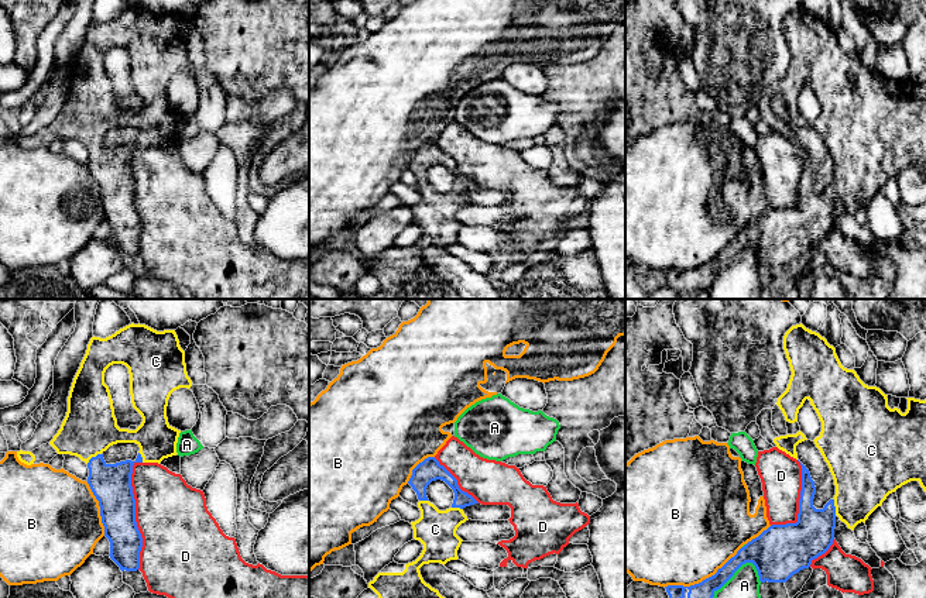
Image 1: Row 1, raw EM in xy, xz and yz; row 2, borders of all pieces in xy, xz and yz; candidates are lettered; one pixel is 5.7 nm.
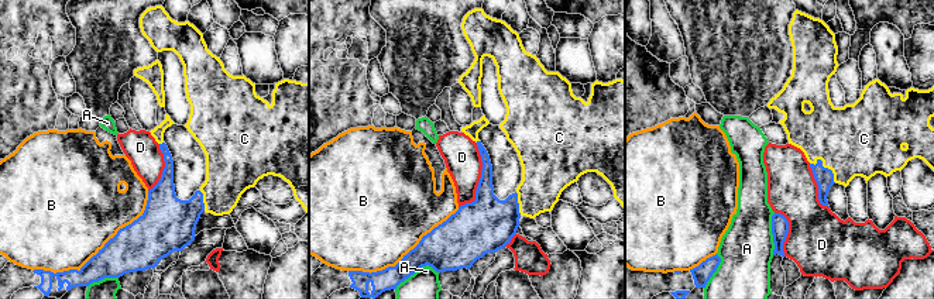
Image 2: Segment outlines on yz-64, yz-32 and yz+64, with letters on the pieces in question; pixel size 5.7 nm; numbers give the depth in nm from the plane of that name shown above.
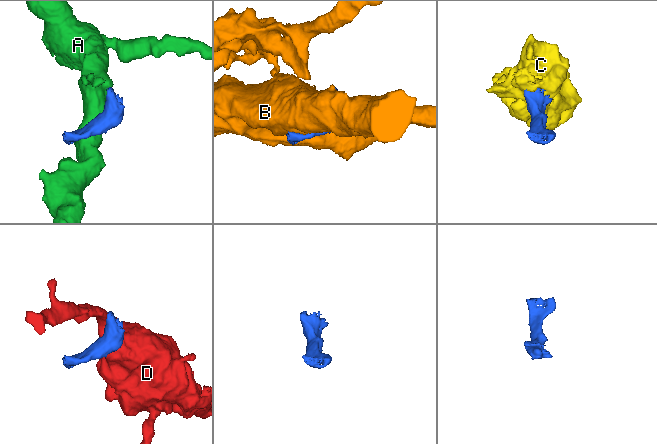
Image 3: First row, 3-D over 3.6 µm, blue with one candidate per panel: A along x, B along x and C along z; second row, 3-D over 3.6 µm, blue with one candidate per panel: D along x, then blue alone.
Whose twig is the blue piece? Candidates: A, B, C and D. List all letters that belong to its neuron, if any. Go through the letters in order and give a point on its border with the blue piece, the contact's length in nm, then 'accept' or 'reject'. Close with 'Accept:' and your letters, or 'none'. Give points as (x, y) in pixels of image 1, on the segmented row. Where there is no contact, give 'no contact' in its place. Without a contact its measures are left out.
A: yz (733, 574) | 320 nm | reject
B: yz (703, 580) | 500 nm | reject
C: xy (93, 457) | 110 nm | accept
D: xy (134, 515) | 600 nm | reject
Accept: C

